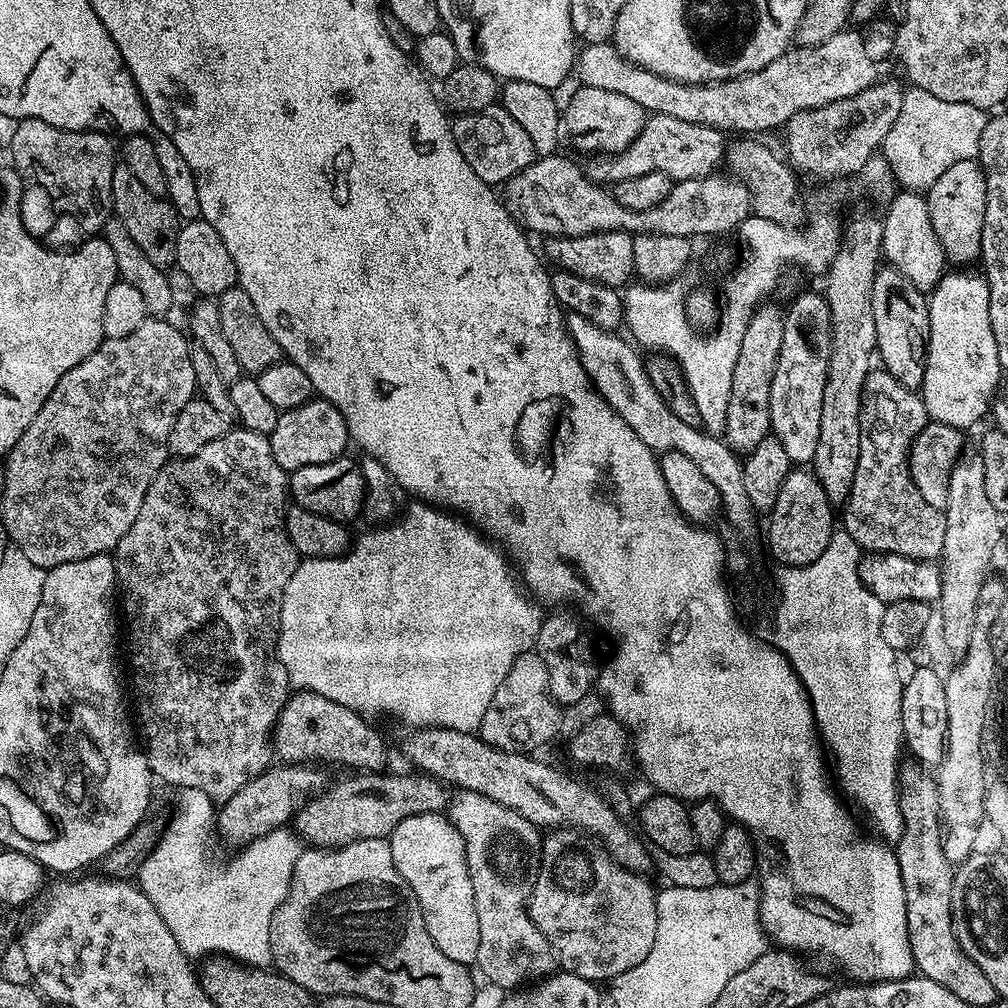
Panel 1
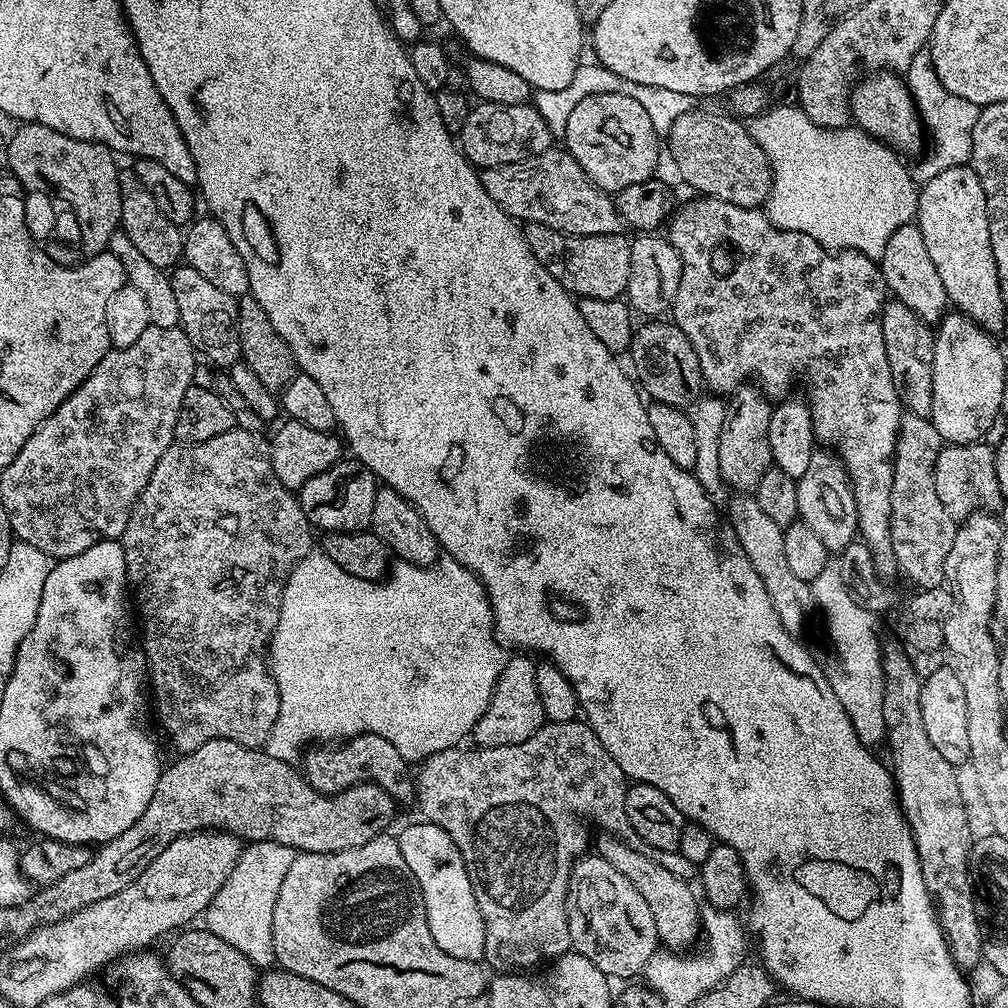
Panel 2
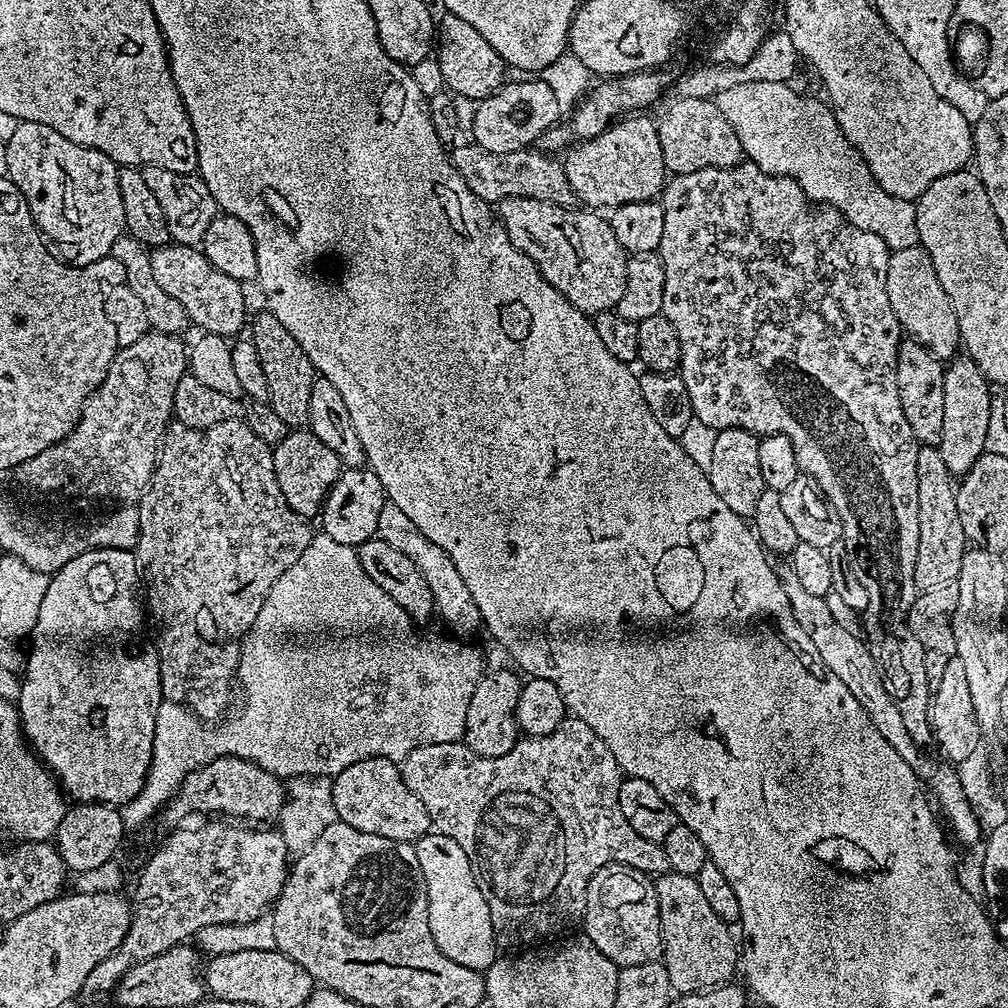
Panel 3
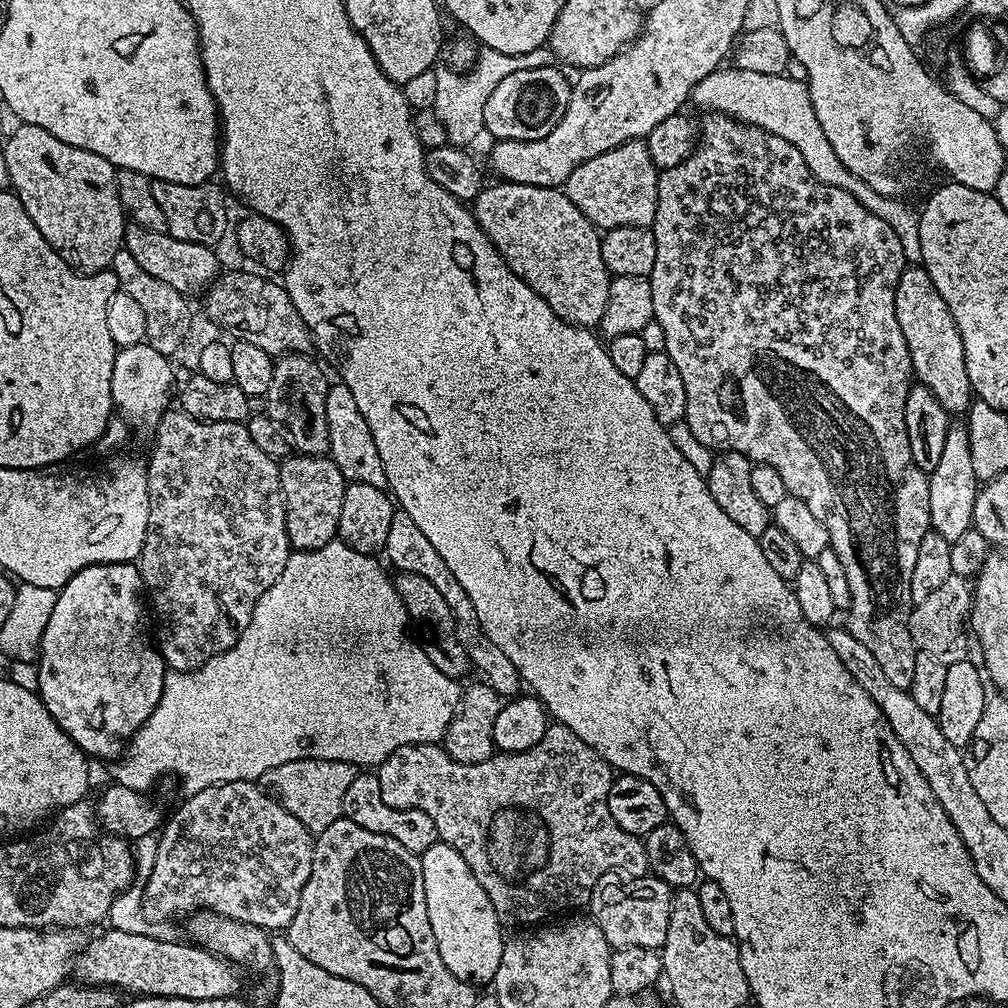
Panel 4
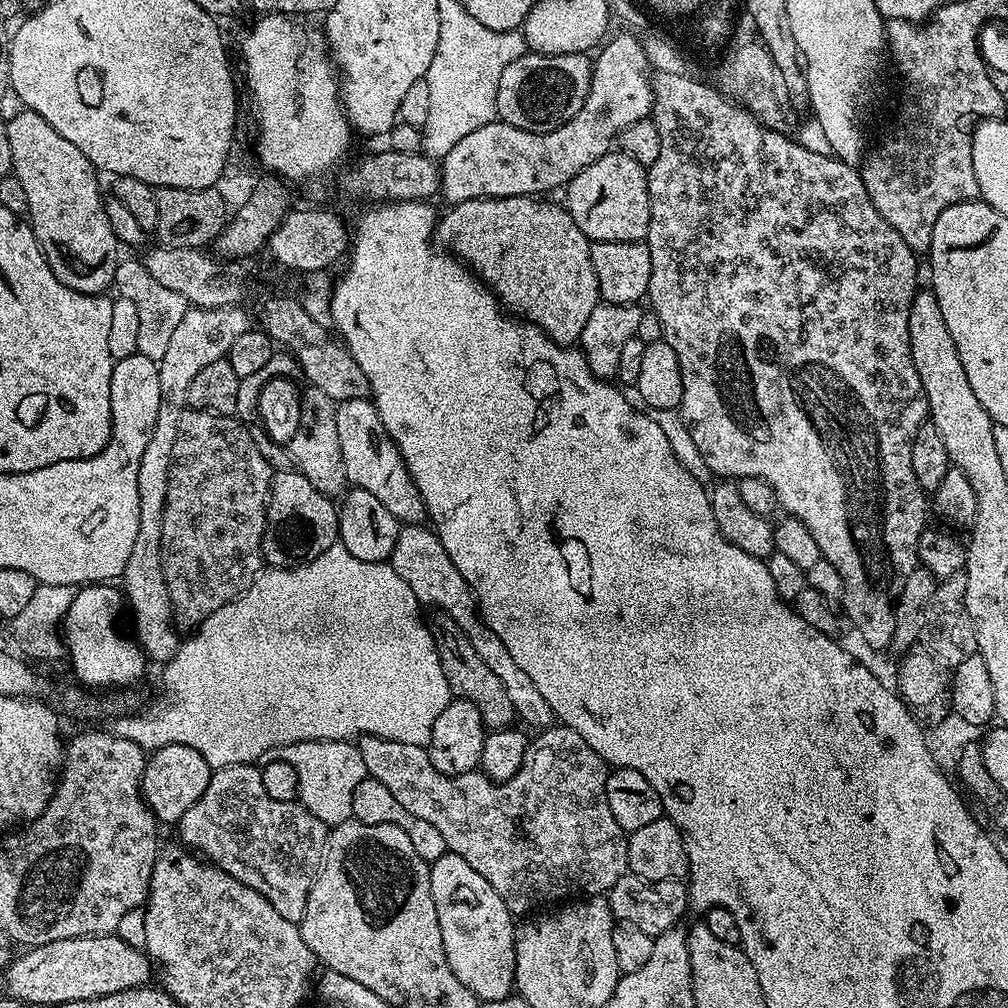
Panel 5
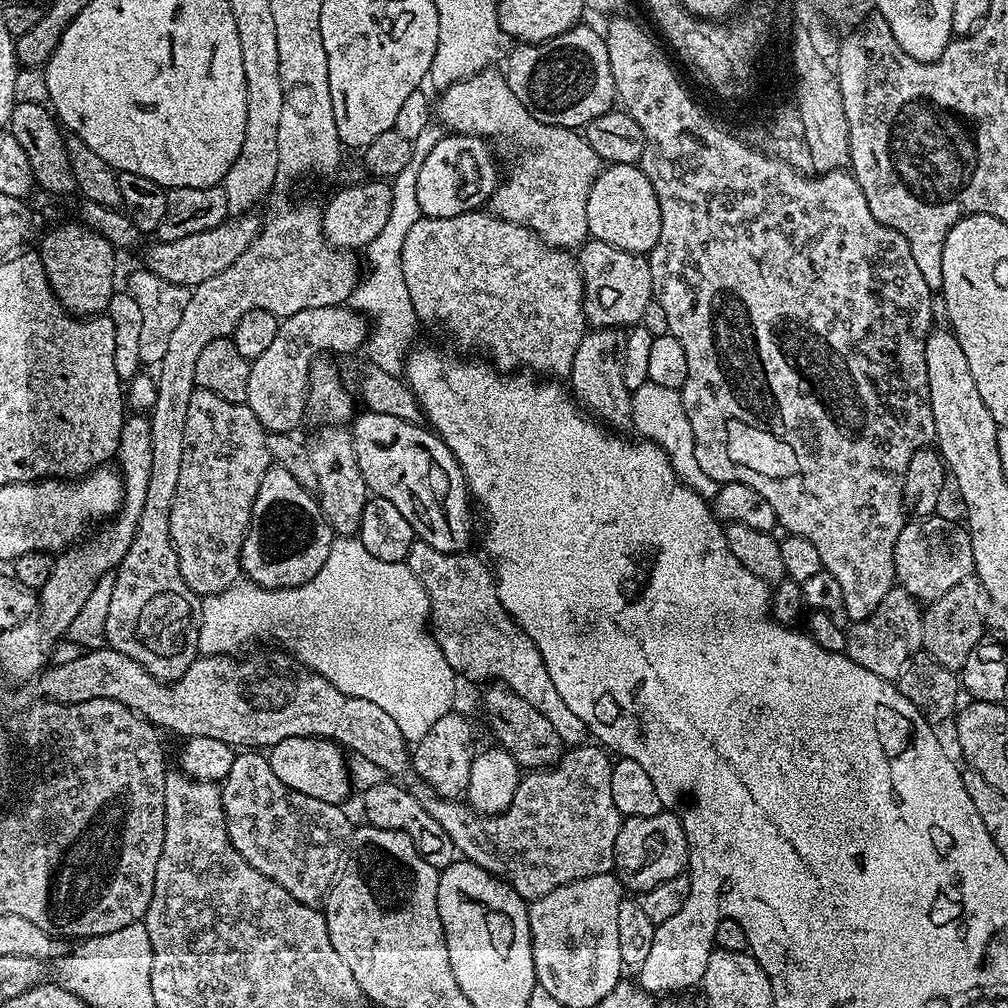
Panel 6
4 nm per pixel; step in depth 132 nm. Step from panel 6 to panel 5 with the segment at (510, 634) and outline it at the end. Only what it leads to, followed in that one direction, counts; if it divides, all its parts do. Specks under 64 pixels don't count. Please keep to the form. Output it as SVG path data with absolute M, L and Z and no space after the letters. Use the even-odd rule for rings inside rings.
M423 523L403 525L398 534L398 542L394 542L390 563L398 578L402 578L402 582L406 582L410 590L414 590L421 605L433 604L433 609L445 612L450 618L454 618L454 622L458 622L458 626L462 626L470 642L474 642L474 649L478 650L479 657L494 670L495 677L501 680L502 686L506 686L506 694L510 694L510 702L514 702L517 717L536 728L532 730L553 727L554 717L550 702L542 698L538 686L534 686L534 681L519 668L518 662L510 658L510 650L502 646L498 634L494 634L485 624L472 589L469 588L466 578L458 574L458 566L450 562L450 554L446 554L435 531Z

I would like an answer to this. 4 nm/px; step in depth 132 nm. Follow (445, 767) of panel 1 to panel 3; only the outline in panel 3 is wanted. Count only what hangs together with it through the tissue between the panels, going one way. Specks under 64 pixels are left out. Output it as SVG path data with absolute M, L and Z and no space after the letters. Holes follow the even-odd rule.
M665 872L664 875L655 877L656 893L658 894L658 906L660 907L660 933L662 934L662 946L664 954L662 963L666 974L670 974L670 982L672 983L673 993L687 994L690 992L706 992L710 988L718 988L721 984L727 984L733 979L732 976L738 972L738 944L732 941L729 925L722 922L722 918L718 918L718 914L714 914L714 910L710 910L710 905L706 903L706 897L702 895L702 886L698 886L695 876L687 876L686 874L678 874L677 872Z

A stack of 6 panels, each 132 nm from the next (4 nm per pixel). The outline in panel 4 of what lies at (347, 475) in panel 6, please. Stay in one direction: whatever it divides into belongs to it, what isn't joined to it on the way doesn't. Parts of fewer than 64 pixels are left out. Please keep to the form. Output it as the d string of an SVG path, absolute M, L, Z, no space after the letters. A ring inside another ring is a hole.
M290 353L275 361L274 378L270 382L270 390L266 397L266 412L273 418L280 416L280 384L288 384L288 393L284 396L285 402L288 403L288 413L282 420L286 425L291 447L301 456L328 456L330 426L326 426L326 394L330 380L324 377L323 370L311 358L308 354Z

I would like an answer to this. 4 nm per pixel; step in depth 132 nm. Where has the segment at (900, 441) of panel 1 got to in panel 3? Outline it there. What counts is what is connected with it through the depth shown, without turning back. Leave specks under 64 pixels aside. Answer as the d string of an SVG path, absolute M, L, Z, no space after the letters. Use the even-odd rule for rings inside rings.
M921 446L918 450L918 558L914 558L917 593L951 585L962 570L965 551L966 541L962 521L958 519L954 477L946 470L939 447Z

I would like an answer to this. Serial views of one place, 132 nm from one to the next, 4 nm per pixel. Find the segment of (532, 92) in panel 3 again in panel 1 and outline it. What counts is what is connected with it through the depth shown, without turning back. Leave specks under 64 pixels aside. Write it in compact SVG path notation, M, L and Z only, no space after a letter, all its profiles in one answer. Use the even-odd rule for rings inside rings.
M493 106L481 112L465 112L451 121L454 142L462 150L462 158L470 162L470 170L489 186L503 186L508 179L518 175L538 158L530 135L501 106Z

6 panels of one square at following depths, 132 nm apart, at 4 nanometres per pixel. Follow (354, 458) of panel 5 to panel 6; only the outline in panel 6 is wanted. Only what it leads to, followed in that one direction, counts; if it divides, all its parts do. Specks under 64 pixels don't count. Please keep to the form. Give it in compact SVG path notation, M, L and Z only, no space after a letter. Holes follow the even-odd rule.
M367 410L361 411L351 421L350 431L352 433L352 441L354 442L354 454L358 454L358 470L362 470L362 478L366 482L369 493L372 496L381 496L386 498L386 502L390 502L397 510L402 513L402 518L406 518L406 522L410 522L413 533L419 539L424 540L430 546L434 546L434 550L442 550L443 552L464 552L467 549L467 544L472 540L472 508L474 512L474 501L468 490L468 483L462 474L462 470L458 466L458 462L454 458L454 454L449 450L444 443L440 441L439 436L427 427L419 424L408 424L401 418L394 418L393 415L378 414Z

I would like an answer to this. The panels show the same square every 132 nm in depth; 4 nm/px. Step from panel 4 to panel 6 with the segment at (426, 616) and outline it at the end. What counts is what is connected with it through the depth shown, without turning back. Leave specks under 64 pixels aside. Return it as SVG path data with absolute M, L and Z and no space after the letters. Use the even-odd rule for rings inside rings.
M499 682L491 683L485 688L487 689L482 700L486 708L486 720L493 734L496 735L495 743L506 749L520 763L521 769L543 768L564 755L566 746L562 738L558 738L554 726L550 726L550 721L543 714L538 714L538 710L534 710L534 706L526 702L526 698L518 698L514 690Z

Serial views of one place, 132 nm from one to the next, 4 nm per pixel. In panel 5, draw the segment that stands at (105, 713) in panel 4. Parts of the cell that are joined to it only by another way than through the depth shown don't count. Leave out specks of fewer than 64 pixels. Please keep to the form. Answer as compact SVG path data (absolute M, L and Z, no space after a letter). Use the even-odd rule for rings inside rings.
M108 582L83 585L76 592L74 602L70 602L62 637L68 643L66 656L71 660L71 671L81 680L77 680L81 685L92 690L120 690L143 678L144 651L127 631L120 629L120 611L125 608L121 589Z

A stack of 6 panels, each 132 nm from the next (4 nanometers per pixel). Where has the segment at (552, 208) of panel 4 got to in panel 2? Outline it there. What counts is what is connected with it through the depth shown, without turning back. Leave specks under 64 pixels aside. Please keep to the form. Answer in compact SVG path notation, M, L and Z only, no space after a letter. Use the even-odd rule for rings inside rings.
M528 224L524 228L524 237L538 262L567 292L576 298L620 298L628 291L630 278L630 240L627 235L618 236L567 236L545 224Z

